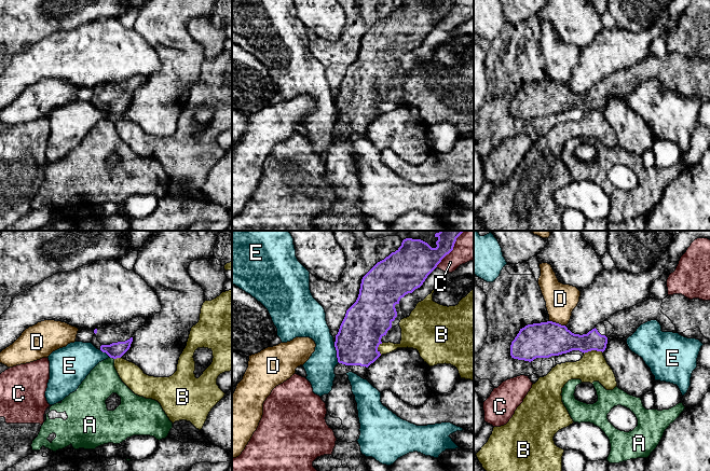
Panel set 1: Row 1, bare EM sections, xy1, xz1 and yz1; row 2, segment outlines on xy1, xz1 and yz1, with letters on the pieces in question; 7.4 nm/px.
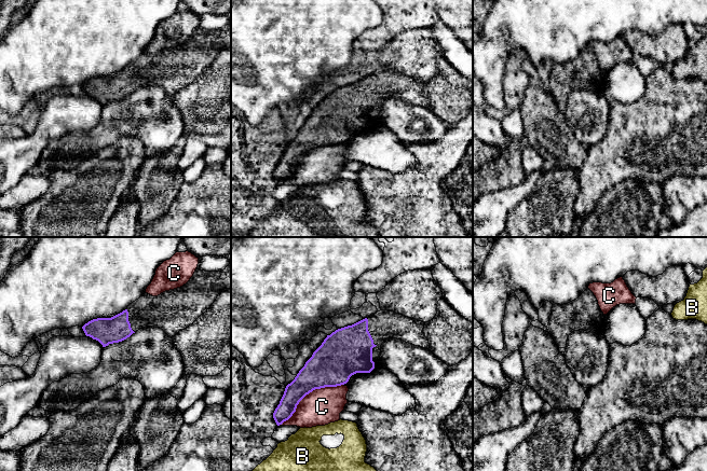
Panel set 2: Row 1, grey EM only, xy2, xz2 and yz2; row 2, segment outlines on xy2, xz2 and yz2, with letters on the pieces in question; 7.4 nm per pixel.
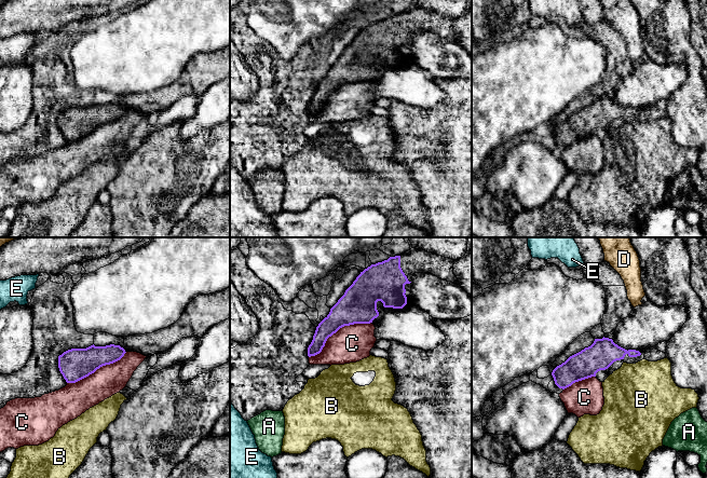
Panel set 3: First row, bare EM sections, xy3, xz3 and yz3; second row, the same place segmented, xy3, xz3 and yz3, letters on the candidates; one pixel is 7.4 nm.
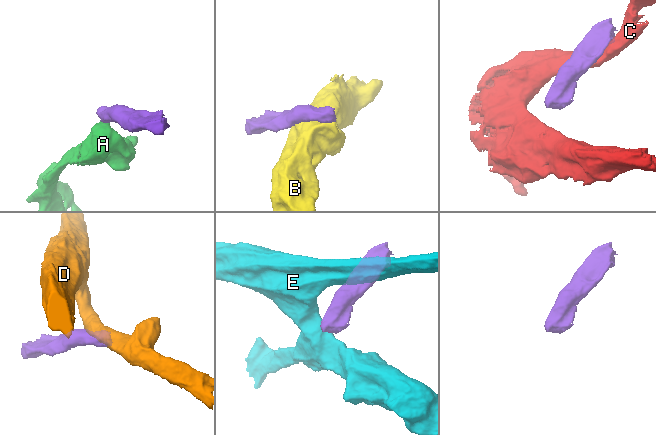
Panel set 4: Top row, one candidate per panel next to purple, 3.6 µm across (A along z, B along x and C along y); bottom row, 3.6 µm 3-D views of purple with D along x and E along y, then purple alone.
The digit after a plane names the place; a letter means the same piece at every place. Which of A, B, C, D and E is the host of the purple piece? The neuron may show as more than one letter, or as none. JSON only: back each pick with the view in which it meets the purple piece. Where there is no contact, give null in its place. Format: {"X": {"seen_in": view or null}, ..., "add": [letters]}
{"add": []}

